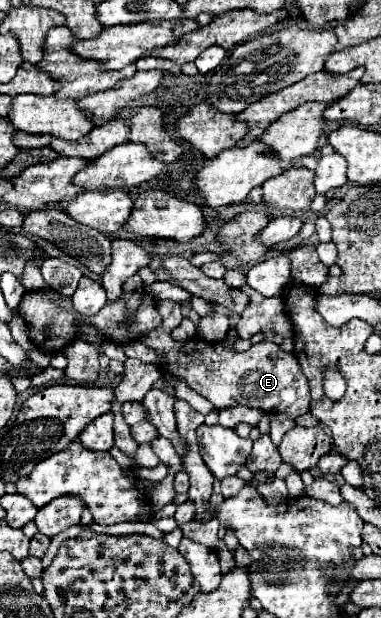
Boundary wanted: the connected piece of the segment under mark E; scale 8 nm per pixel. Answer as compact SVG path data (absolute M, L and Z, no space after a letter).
M160 301L158 309L162 315L160 329L150 331L140 341L158 351L164 373L186 379L186 383L204 395L216 409L244 405L270 413L284 413L290 419L298 419L310 411L308 379L300 371L300 365L292 353L284 353L276 343L268 341L256 343L242 353L232 351L224 341L206 343L202 339L190 339L186 343L178 343L170 337L170 331L182 321L180 303Z

